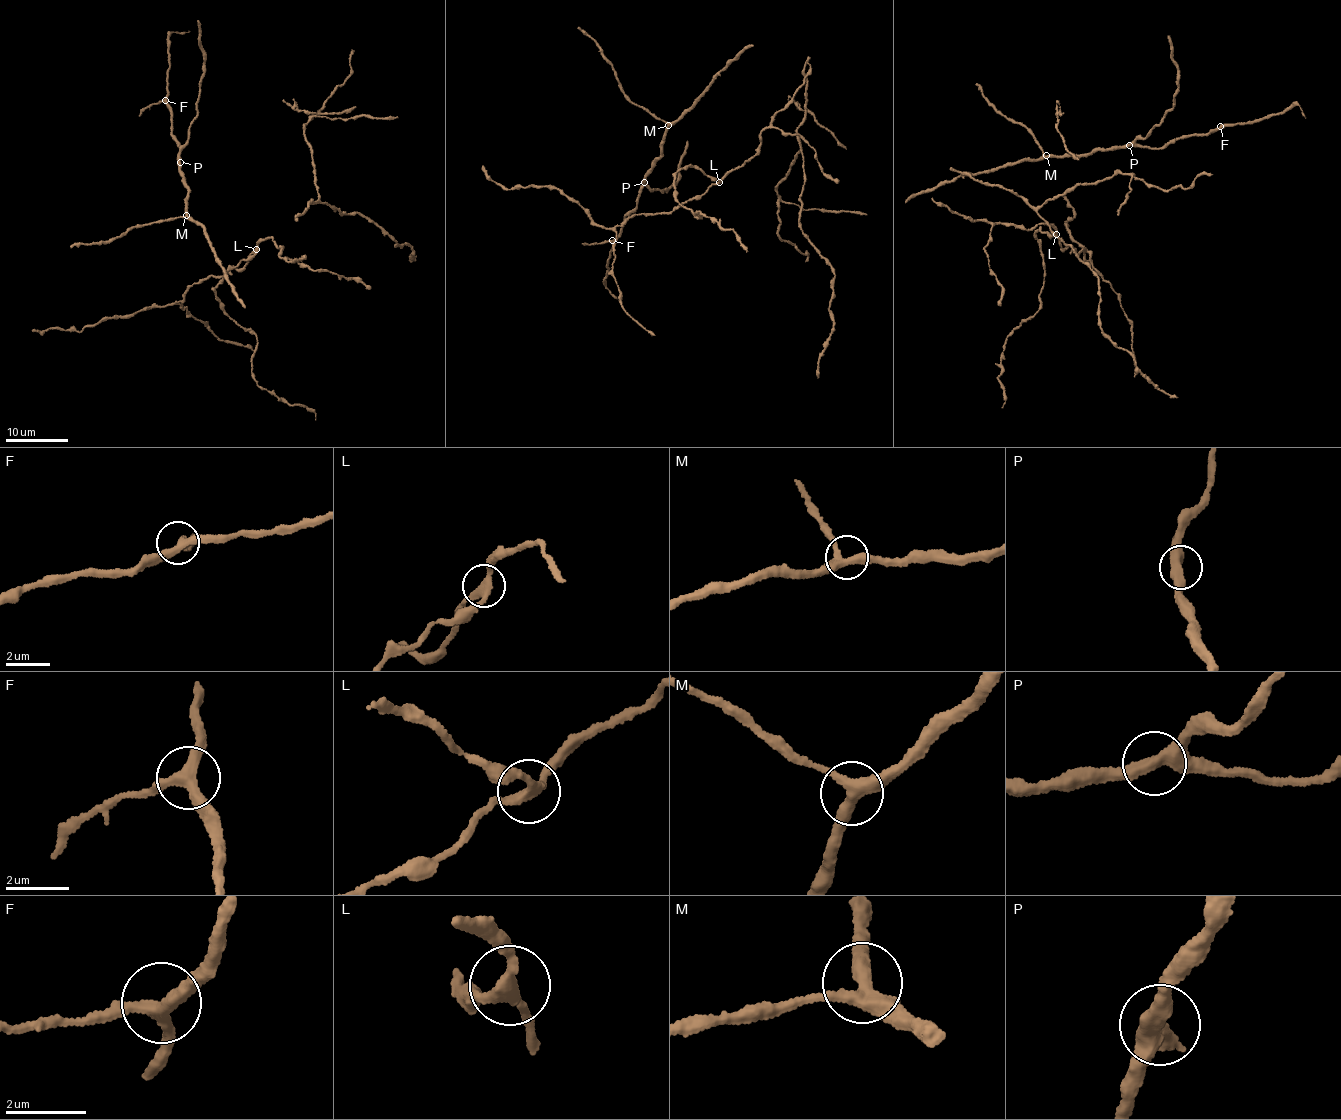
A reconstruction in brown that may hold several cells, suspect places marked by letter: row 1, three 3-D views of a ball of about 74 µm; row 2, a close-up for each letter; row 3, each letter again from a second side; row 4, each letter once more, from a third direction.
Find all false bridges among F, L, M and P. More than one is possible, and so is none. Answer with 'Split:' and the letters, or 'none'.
Split: none

